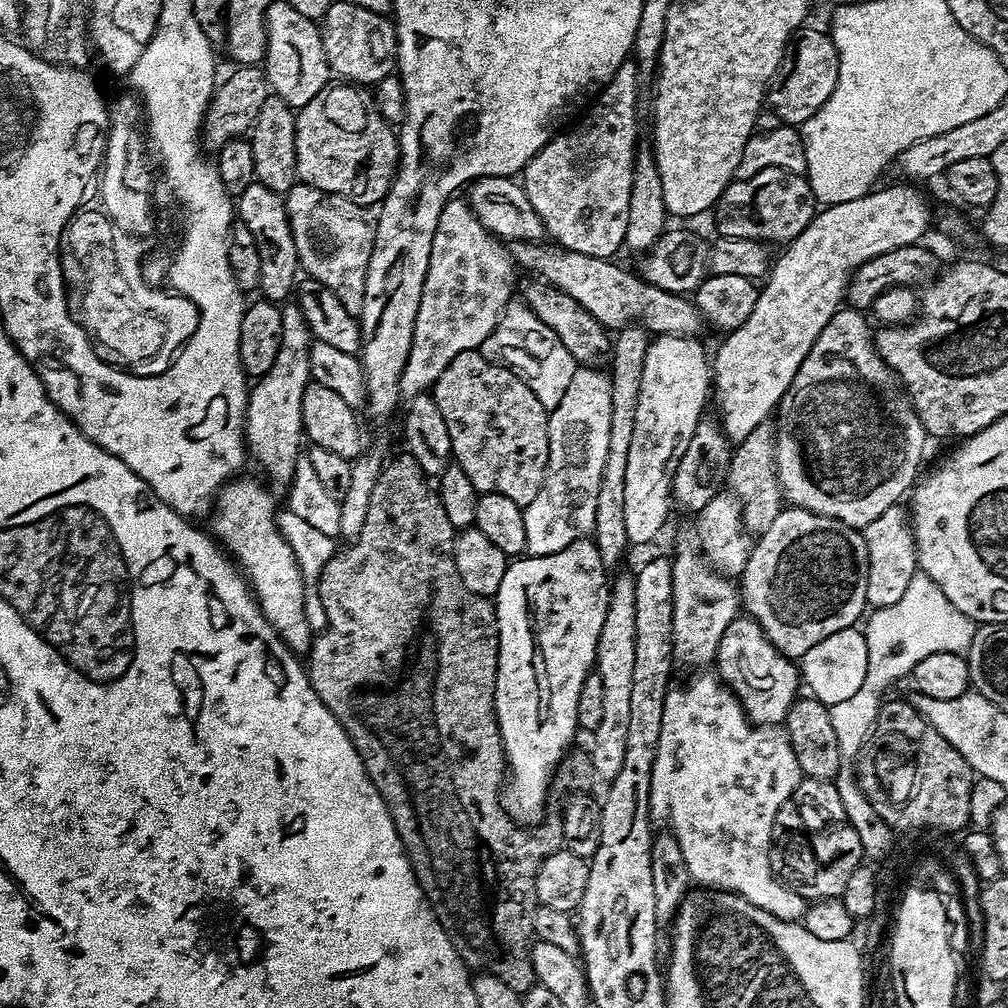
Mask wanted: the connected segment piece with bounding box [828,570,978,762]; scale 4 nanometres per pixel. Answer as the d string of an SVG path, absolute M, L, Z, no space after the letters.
M916 571L910 578L910 586L906 586L902 598L894 602L894 606L877 608L867 617L868 628L863 629L868 651L868 669L866 678L854 694L854 698L846 698L846 702L838 702L828 709L830 722L834 722L834 734L838 734L841 761L855 761L859 757L867 739L876 725L878 699L895 680L907 677L922 658L939 652L967 653L970 642L974 642L974 634L978 627L975 620L970 619L925 572Z

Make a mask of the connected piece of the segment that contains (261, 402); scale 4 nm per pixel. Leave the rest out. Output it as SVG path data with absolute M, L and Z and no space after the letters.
M288 302L280 308L282 318L282 338L278 346L278 354L274 354L274 366L265 376L259 377L251 385L248 393L248 405L244 407L244 442L247 451L268 471L268 476L276 484L291 485L297 468L297 463L302 456L300 440L304 436L304 423L302 422L302 394L312 380L310 370L310 350L308 347L314 339L312 331L308 328L306 318L302 318L302 310L295 302Z

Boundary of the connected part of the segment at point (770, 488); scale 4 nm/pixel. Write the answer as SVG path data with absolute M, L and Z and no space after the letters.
M771 423L759 424L735 445L732 460L728 463L726 488L740 501L744 527L749 533L770 530L770 522L778 518L782 507L780 482L776 478L776 429Z

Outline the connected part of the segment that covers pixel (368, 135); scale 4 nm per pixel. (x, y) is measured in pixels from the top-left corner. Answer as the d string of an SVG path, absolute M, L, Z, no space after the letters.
M336 82L314 94L314 98L310 98L310 102L306 102L306 106L296 112L296 178L299 183L309 184L332 196L344 196L356 204L376 206L383 201L396 176L400 146L393 125L388 124L382 114L378 114L375 99L368 98L368 101L364 101L360 92L363 91L351 83Z

